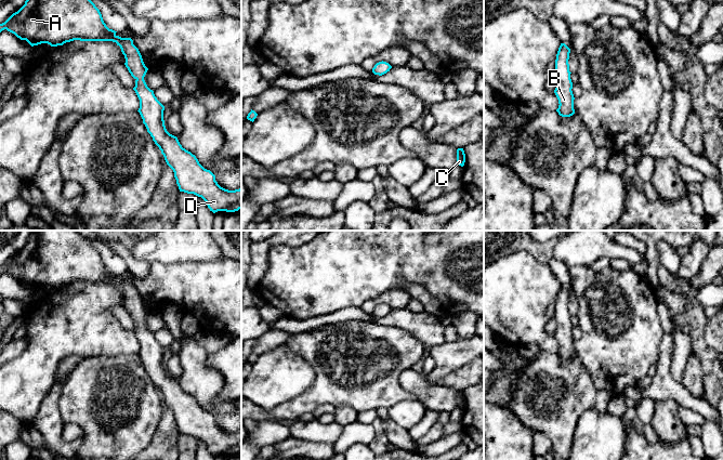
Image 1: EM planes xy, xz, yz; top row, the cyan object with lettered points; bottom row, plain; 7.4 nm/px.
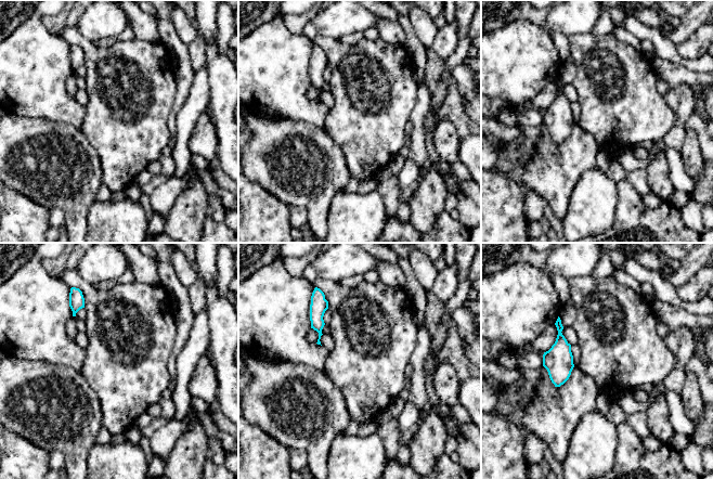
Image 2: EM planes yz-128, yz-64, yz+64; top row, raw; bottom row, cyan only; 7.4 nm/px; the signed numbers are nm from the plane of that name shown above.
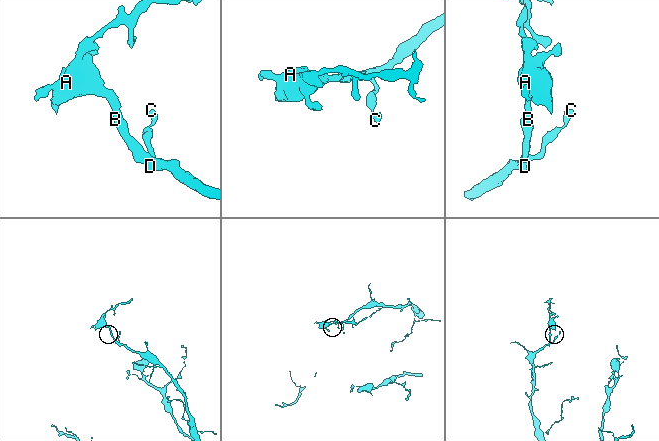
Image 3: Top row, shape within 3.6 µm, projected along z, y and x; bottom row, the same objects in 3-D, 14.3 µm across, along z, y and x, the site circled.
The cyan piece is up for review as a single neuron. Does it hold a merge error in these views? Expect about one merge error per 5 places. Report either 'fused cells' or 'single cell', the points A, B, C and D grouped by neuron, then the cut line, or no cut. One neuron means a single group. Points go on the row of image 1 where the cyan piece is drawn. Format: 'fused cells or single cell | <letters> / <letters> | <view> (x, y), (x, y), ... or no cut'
single cell | A B C D | no cut

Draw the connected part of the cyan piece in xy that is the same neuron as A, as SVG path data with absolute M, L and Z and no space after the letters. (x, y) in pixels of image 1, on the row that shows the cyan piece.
M26 0L25 4L13 13L4 23L0 24L0 32L6 29L21 40L26 40L31 47L48 43L51 47L63 45L74 40L80 41L113 41L120 47L126 58L126 67L135 79L135 91L140 100L139 113L147 132L161 150L167 165L173 170L180 192L194 194L201 197L210 211L235 212L241 209L241 188L228 190L221 187L215 181L215 175L205 169L195 155L182 147L176 136L170 134L165 126L165 106L157 100L144 77L148 70L139 49L131 38L121 38L117 31L109 29L103 21L100 10L91 0Z

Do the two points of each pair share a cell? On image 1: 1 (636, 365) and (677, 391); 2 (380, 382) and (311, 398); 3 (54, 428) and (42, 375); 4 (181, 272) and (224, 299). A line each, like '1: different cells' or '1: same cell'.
1: different cells
2: same cell
3: different cells
4: same cell

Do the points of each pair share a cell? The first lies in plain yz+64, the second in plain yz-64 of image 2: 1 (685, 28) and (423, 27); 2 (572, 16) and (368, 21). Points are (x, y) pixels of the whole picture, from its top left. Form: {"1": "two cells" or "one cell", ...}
{"1": "two cells", "2": "one cell"}

